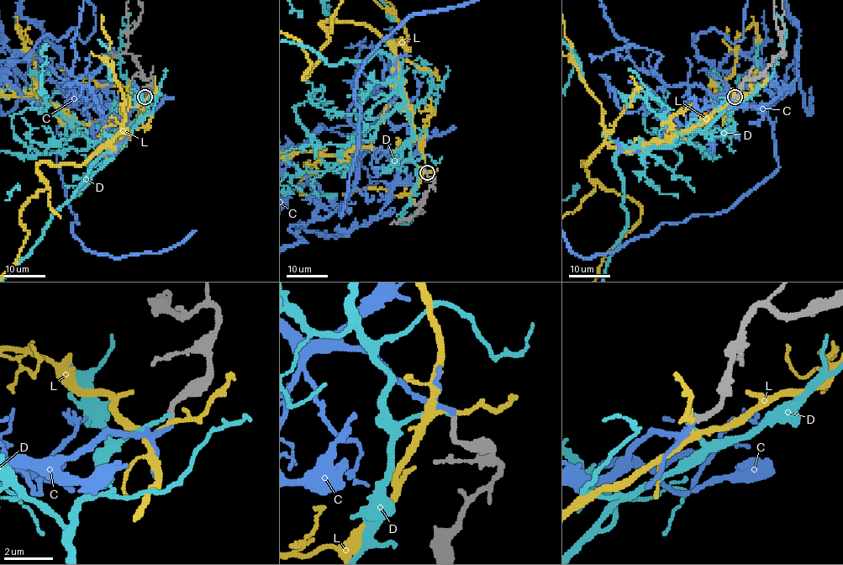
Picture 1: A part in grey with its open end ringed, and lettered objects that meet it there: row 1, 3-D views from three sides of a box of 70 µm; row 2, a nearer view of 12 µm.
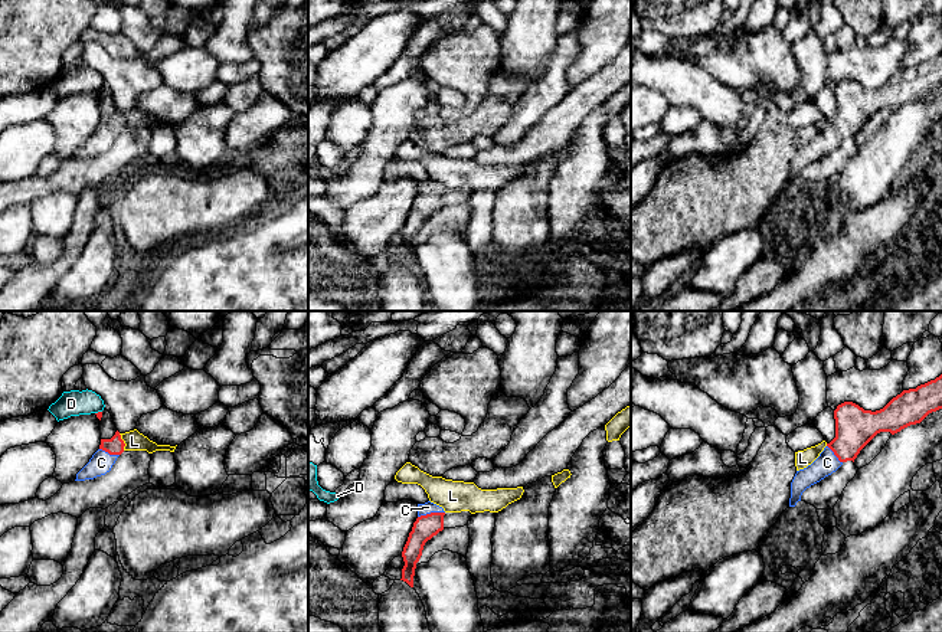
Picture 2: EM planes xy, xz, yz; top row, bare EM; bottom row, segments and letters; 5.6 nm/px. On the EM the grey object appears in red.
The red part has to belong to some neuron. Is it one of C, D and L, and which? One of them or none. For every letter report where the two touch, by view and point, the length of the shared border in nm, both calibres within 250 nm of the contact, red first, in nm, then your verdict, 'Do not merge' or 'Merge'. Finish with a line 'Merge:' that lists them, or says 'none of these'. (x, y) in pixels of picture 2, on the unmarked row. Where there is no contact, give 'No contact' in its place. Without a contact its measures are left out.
C: Touches red at xz (431, 190). Shared border 160 nm. Thickness 140 nm (red) against 70 nm. Merge
D: Touches red at xy (98, 89). Shared border 40 nm. Thickness 30 nm (red) against 140 nm. Do not merge
L: Touches red at xy (123, 120). Shared border 100 nm. Thickness 100 nm (red) against 110 nm. Do not merge
Merge: C

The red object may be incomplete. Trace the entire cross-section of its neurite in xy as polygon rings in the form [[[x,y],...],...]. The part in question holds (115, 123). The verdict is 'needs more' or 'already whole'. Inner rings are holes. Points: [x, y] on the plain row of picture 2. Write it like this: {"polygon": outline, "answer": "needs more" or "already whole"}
{"polygon": [[[117,108],[111,117],[101,117],[99,127],[89,140],[76,151],[75,158],[94,157],[111,148],[117,135],[124,130],[124,118]]], "answer": "needs more"}

